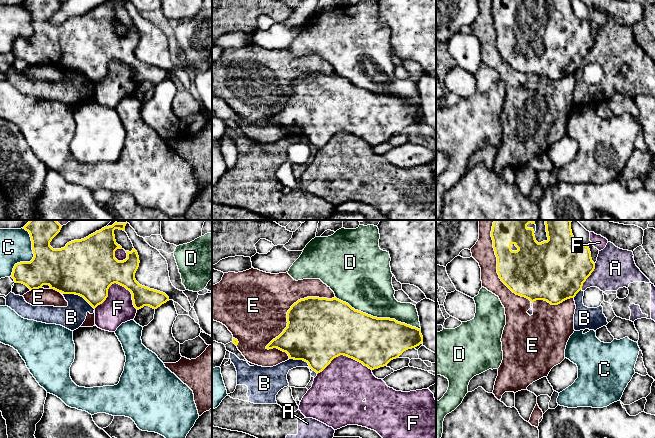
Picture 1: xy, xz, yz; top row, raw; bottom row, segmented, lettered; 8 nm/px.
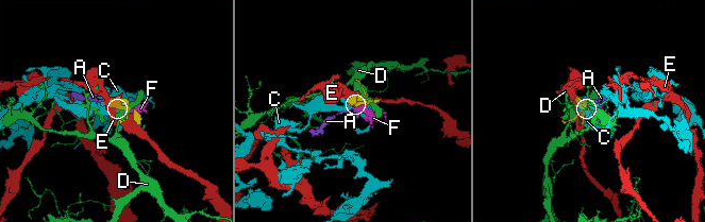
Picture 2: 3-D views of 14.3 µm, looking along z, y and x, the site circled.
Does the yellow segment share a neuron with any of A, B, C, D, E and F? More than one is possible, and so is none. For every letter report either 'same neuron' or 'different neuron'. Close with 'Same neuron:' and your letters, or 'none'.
A: different neuron
B: different neuron
C: different neuron
D: different neuron
E: different neuron
F: different neuron
Same neuron: none

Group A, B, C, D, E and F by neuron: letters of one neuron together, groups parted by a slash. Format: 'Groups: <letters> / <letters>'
Groups: A B / C / D / E / F

